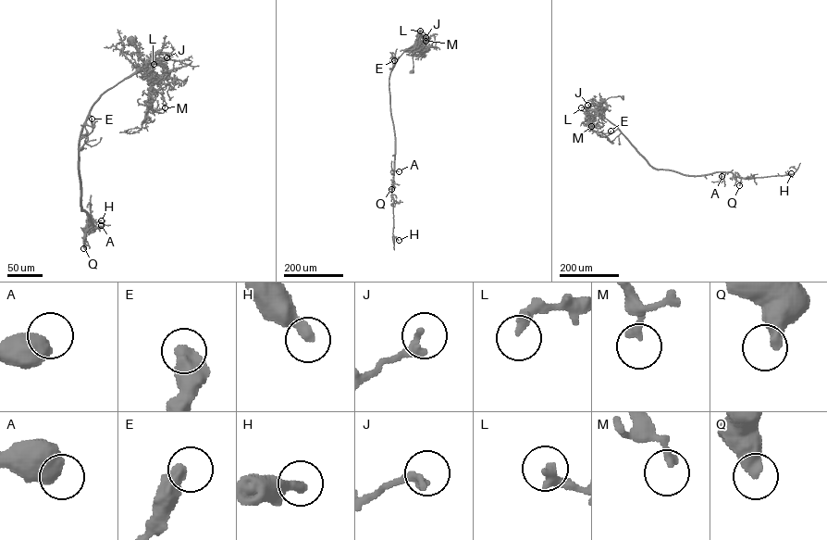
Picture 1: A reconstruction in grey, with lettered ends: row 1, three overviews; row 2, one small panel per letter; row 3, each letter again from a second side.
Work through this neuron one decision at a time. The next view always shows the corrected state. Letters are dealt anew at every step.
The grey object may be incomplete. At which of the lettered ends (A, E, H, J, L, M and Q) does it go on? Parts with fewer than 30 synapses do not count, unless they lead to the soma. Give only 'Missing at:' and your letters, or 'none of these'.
Missing at: none of these

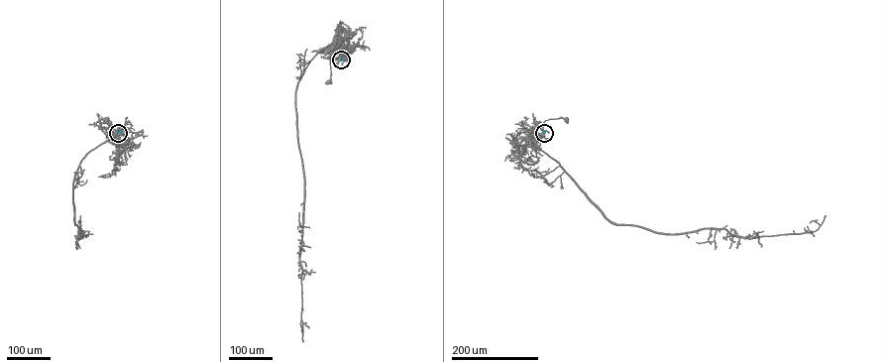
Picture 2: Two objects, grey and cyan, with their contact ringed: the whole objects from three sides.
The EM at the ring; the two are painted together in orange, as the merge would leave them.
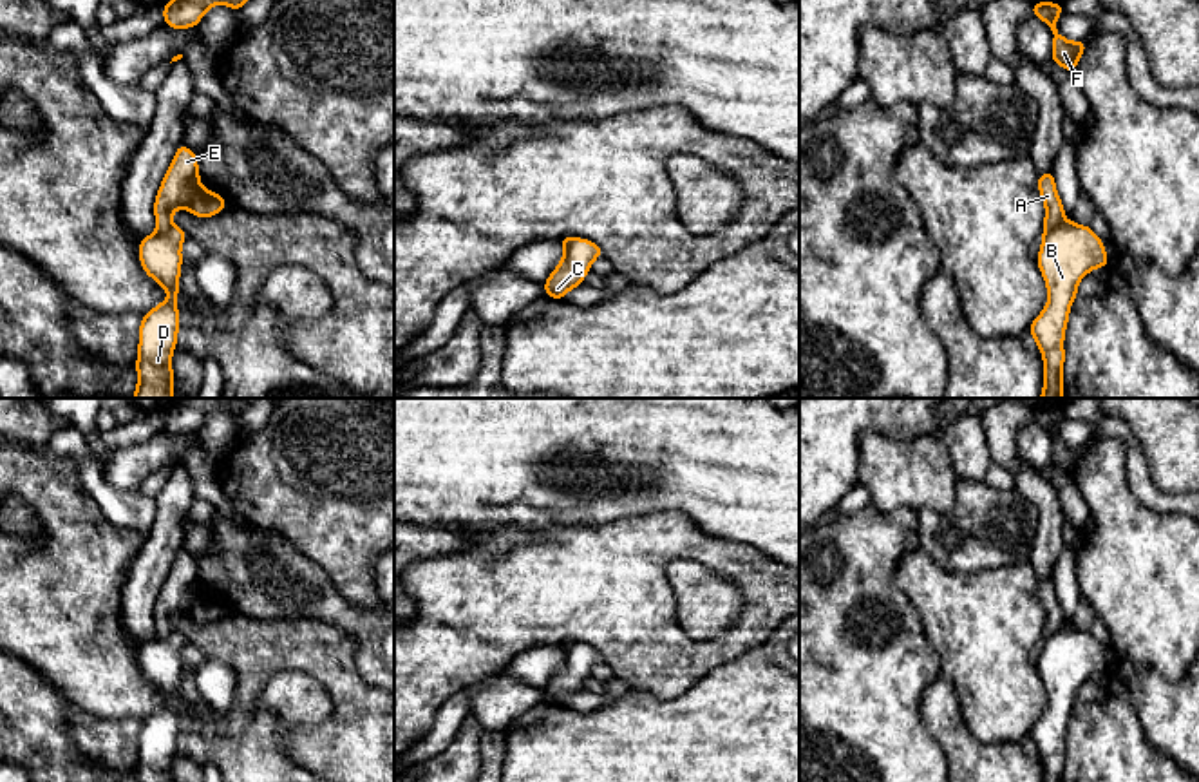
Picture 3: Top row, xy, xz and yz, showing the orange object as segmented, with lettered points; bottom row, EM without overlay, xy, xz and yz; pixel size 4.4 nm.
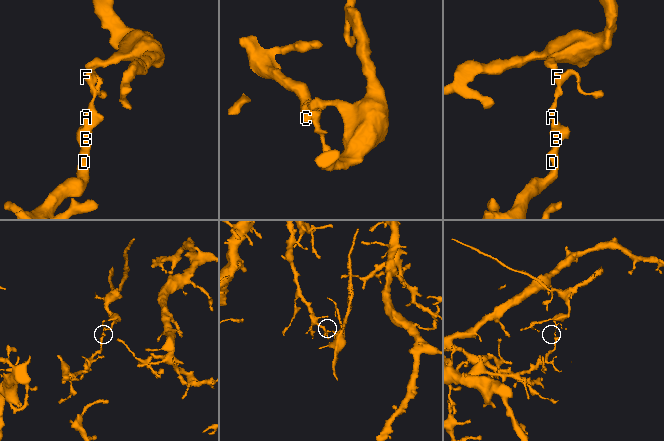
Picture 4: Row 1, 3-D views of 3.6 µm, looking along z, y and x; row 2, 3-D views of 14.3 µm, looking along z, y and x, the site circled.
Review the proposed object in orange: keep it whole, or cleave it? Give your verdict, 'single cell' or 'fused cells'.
fused cells

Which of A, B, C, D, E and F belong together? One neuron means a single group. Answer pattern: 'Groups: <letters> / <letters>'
Groups: A E F / B C D

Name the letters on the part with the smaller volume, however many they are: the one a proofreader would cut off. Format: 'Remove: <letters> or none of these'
Remove: A, E, F

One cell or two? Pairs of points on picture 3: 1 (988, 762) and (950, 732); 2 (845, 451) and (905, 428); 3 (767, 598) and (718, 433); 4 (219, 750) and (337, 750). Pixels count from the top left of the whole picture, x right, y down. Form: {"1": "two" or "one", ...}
{"1": "one", "2": "one", "3": "two", "4": "two"}

